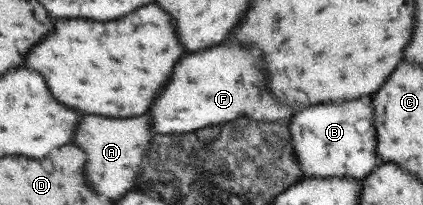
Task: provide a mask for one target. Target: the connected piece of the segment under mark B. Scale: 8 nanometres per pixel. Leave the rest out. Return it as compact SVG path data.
M373 94L364 98L330 104L314 104L298 110L288 124L292 135L292 149L300 164L301 178L352 177L363 179L376 166L381 165L377 156L376 126Z

